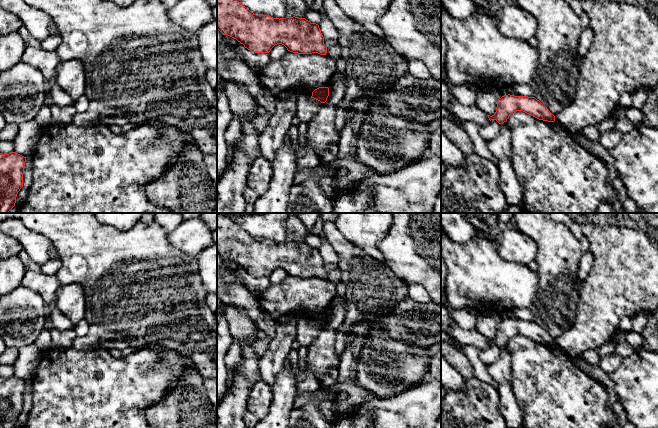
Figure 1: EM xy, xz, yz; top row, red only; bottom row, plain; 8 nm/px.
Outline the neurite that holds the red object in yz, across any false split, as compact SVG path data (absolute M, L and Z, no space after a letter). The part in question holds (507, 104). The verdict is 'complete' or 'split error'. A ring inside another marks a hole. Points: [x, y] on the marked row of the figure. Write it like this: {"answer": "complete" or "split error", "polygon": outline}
{"answer": "complete", "polygon": "M504 95L497 101L496 112L488 115L489 120L496 120L499 124L507 121L515 111L523 111L539 120L554 122L555 116L535 97Z"}

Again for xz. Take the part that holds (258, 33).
{"answer": "complete", "polygon": "M217 0L217 29L255 53L269 53L277 44L282 44L288 51L298 54L327 53L318 24L295 16L279 19L263 14L256 15L237 0Z"}

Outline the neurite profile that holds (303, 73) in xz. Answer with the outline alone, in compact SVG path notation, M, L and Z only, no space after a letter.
M288 51L282 58L271 60L270 63L258 70L258 79L261 86L277 99L291 92L299 92L303 96L312 96L312 92L319 87L328 87L333 74L337 71L336 60L318 53L298 54Z

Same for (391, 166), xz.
M380 106L368 108L370 118L358 127L355 154L372 173L389 175L419 161L429 152L430 131L426 122L395 117Z

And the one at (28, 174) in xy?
M25 162L23 174L23 187L29 189L33 181L33 172L31 171L32 162Z

